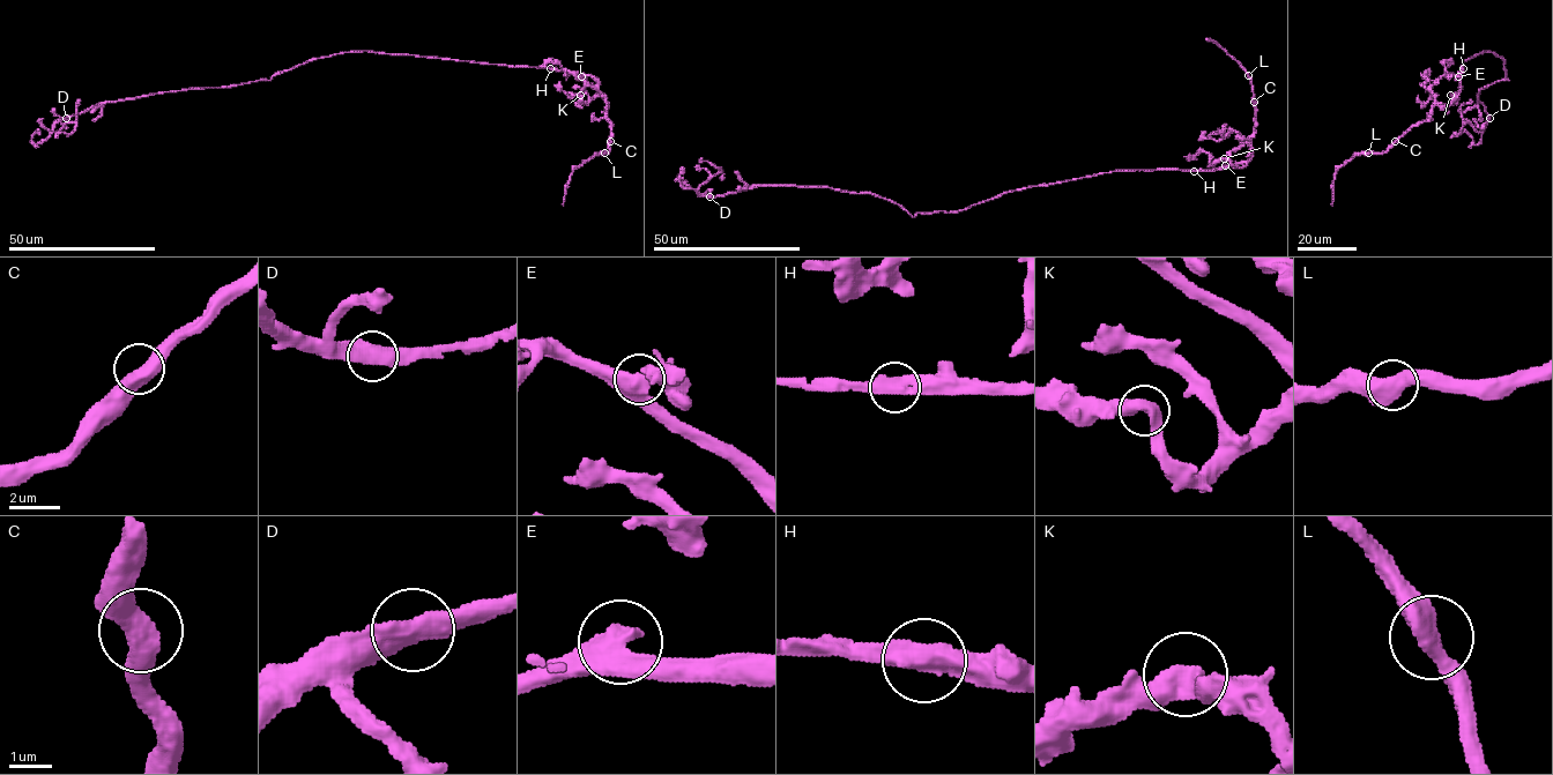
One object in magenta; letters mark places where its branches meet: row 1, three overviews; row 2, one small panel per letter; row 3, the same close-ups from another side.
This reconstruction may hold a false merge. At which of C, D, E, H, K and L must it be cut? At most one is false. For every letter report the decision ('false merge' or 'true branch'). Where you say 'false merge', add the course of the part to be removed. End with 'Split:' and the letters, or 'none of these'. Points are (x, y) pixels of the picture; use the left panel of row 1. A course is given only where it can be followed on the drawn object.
C: true branch
D: true branch
E: true branch
H: true branch
K: true branch
L: true branch
Split: none of these

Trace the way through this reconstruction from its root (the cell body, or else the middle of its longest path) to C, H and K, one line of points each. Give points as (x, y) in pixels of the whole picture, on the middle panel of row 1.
C: (1025, 188), (1122, 170), (1241, 168), (1251, 156), (1254, 102)
H: (1025, 188), (1122, 170), (1195, 171)
K: (1025, 188), (1122, 170), (1213, 170), (1241, 168), (1246, 164), (1232, 164), (1224, 158)

